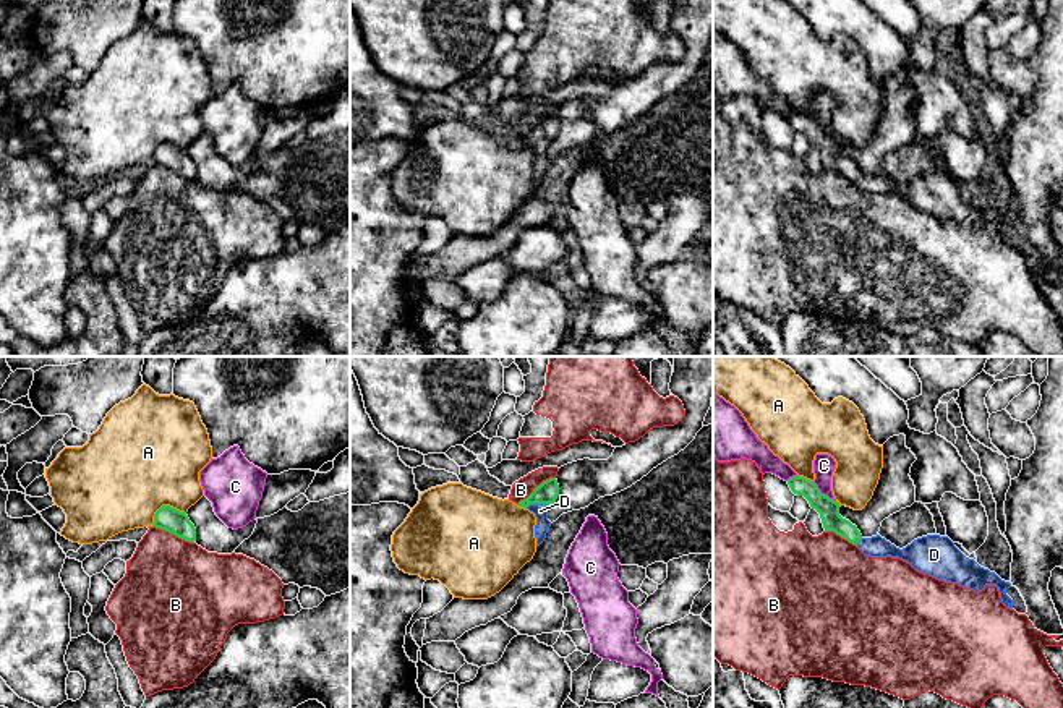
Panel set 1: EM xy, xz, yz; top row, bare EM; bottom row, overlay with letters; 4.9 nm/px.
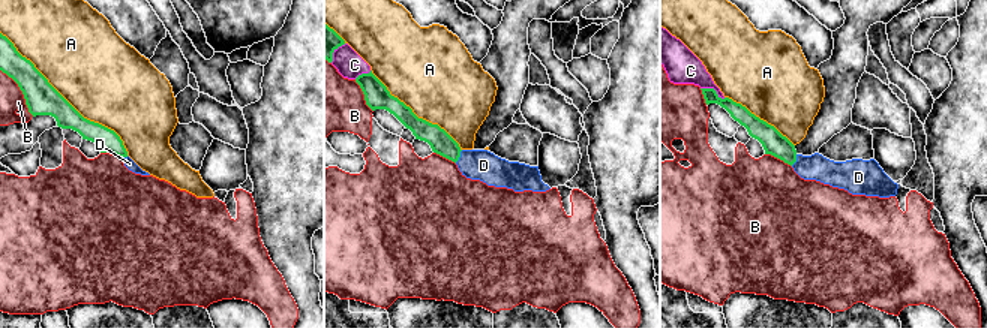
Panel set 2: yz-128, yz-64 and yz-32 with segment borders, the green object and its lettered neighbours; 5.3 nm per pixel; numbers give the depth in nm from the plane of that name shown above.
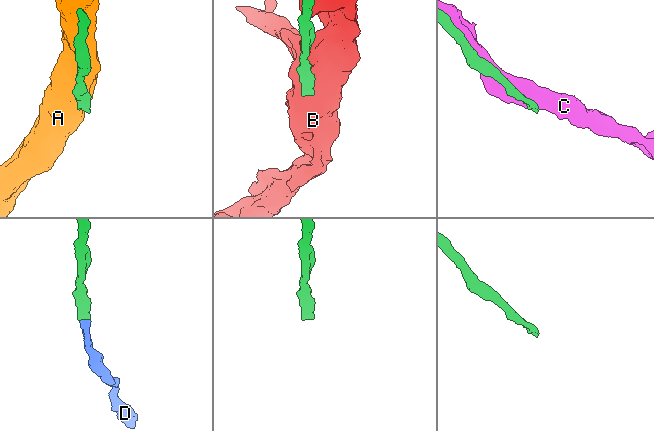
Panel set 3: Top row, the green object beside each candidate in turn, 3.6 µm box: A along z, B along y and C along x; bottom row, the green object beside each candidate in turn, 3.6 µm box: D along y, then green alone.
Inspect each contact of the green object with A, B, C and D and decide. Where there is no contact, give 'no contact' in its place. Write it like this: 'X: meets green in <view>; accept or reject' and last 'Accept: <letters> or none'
A: meets green in xy; reject
B: meets green in xy; reject
C: meets green in yz; reject
D: meets green in xz; accept
Accept: D

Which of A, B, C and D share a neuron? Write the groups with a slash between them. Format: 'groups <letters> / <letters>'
groups A / B / C / D

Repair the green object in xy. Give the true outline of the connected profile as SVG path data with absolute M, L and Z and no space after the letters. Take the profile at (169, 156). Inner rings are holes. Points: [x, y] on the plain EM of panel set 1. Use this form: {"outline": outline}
{"outline": "M162 143L156 149L152 164L165 167L185 178L196 178L196 165L190 159L188 152L170 143Z"}

